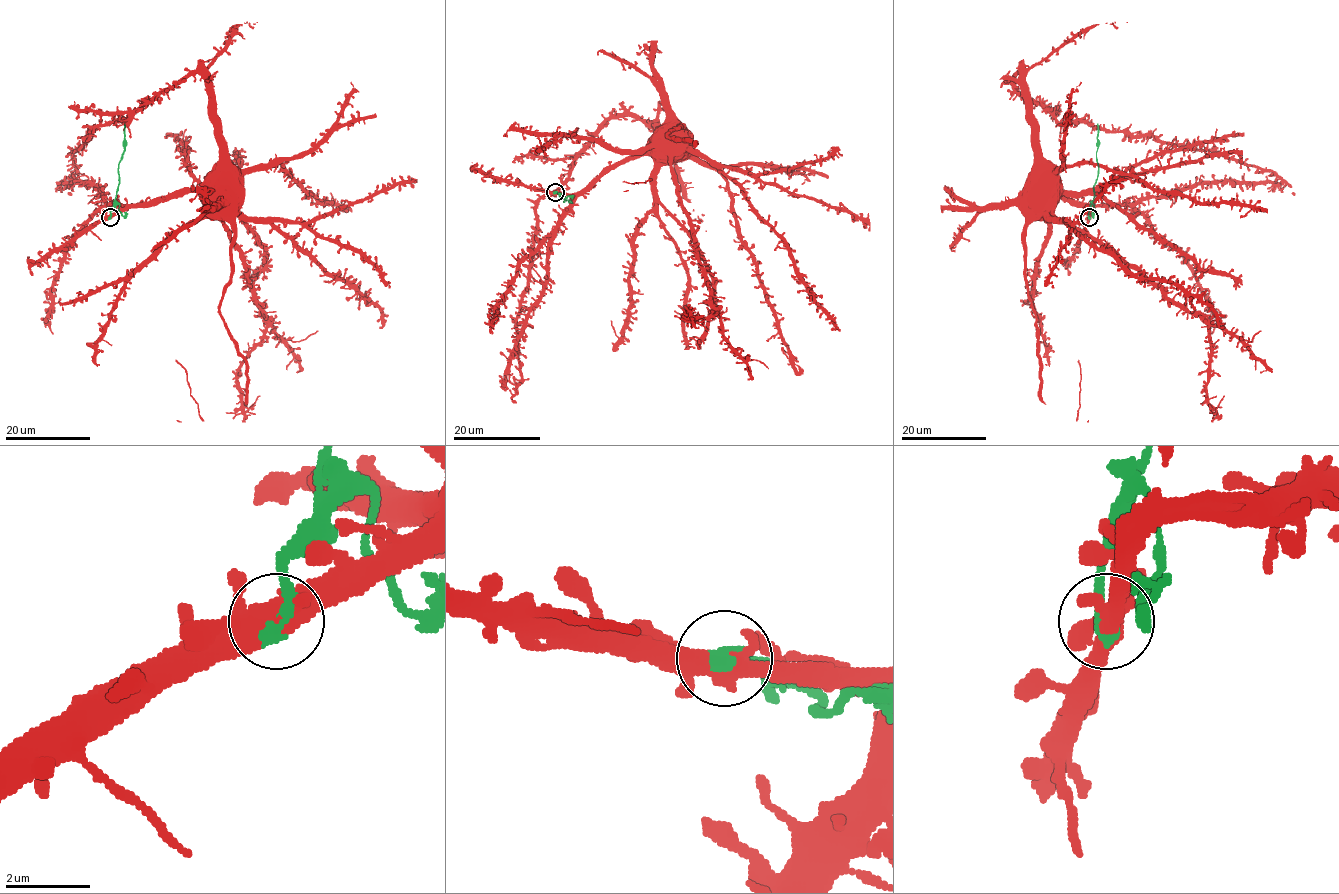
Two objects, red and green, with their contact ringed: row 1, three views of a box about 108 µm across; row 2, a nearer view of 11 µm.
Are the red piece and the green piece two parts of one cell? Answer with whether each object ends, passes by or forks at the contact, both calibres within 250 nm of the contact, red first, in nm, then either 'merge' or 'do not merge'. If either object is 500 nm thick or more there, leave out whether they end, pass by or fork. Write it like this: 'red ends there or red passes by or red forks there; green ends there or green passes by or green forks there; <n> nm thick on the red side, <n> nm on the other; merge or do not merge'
red forks there; green ends there; 460 nm thick on the red side, 400 nm on the other; do not merge

